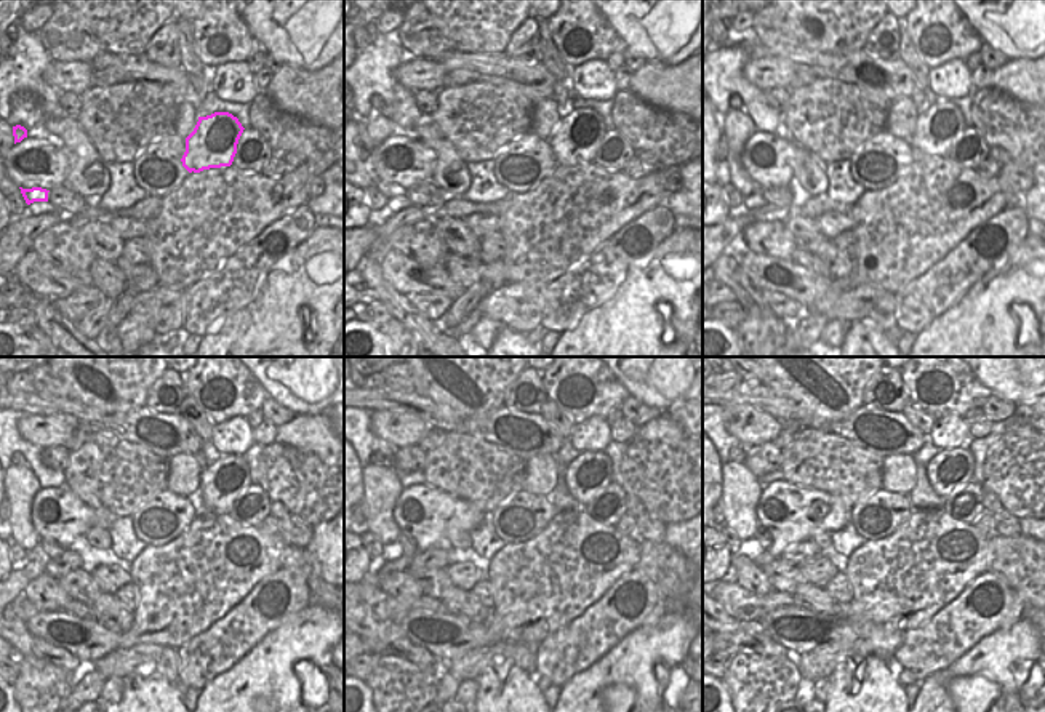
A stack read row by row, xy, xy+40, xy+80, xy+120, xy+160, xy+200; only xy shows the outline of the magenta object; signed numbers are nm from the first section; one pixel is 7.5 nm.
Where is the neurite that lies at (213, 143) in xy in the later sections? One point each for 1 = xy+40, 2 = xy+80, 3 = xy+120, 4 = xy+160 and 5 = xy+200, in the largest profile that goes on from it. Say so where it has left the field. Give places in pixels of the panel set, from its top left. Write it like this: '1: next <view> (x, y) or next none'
1: next xy+40 (576, 138)
2: next xy+80 (940, 125)
3: next xy+120 (224, 482)
4: next xy+160 (589, 474)
5: next xy+200 (954, 468)

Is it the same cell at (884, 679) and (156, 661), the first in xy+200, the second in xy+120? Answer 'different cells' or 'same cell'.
different cells

